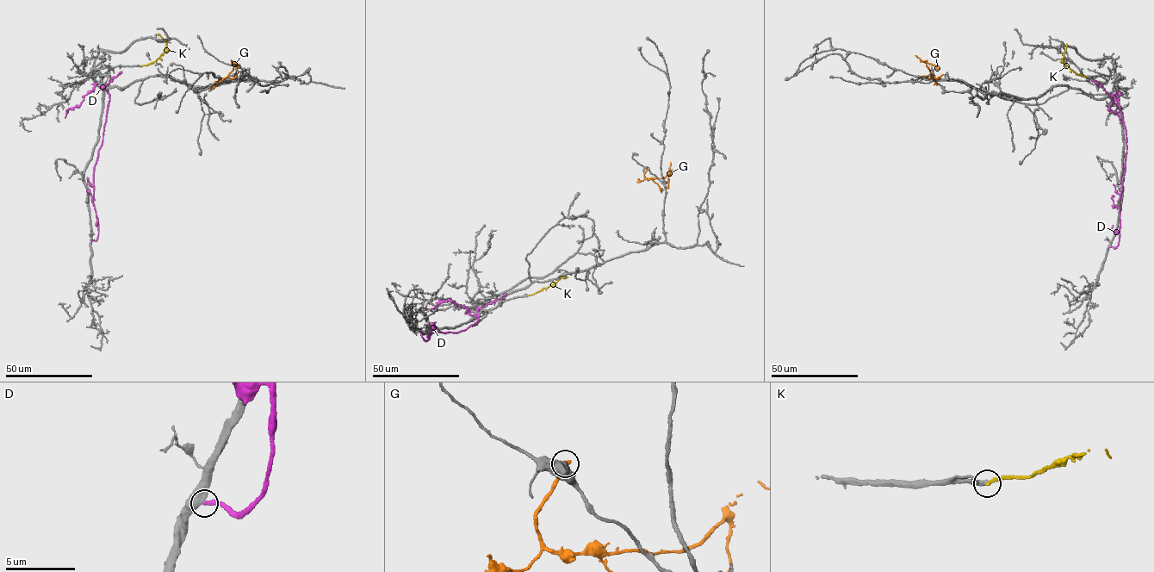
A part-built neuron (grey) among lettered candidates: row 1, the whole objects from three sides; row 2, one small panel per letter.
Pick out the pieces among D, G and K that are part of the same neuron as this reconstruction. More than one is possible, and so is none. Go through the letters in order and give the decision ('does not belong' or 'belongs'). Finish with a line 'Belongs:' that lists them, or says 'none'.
D: does not belong
G: does not belong
K: does not belong
Belongs: none

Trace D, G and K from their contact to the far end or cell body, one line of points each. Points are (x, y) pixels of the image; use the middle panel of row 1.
D: (420, 332), (426, 341), (435, 332), (456, 332), (478, 320), (468, 309), (447, 300), (430, 310)
G: (648, 167), (645, 177), (663, 178), (668, 175), (667, 189)
K: (527, 295), (565, 277), (559, 276)

